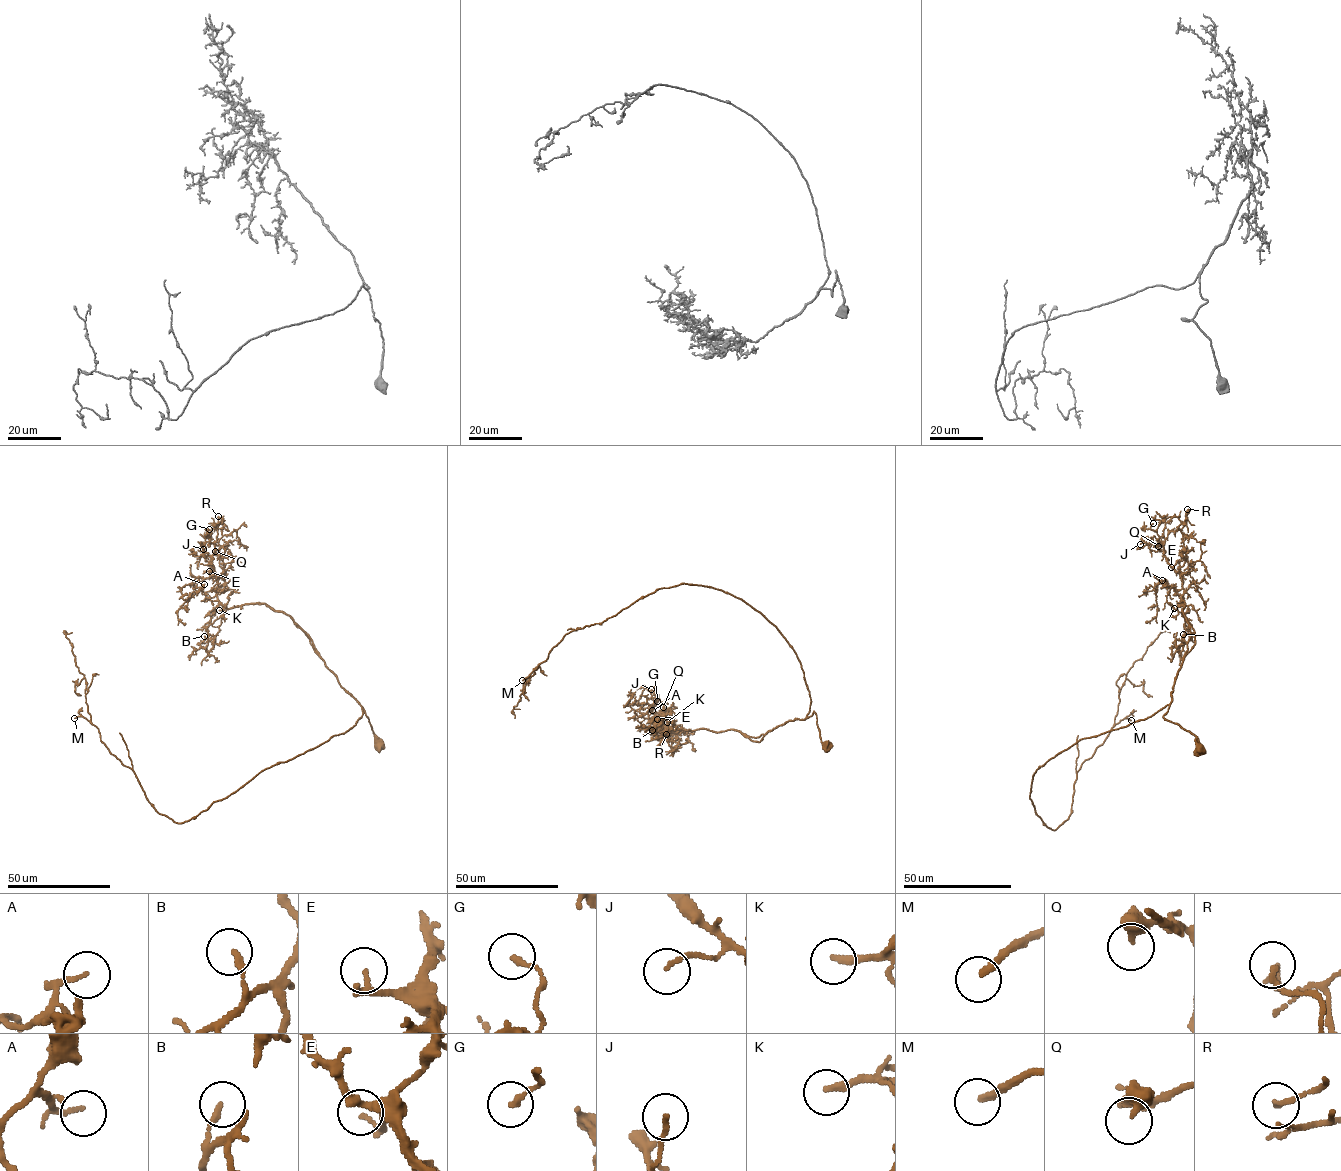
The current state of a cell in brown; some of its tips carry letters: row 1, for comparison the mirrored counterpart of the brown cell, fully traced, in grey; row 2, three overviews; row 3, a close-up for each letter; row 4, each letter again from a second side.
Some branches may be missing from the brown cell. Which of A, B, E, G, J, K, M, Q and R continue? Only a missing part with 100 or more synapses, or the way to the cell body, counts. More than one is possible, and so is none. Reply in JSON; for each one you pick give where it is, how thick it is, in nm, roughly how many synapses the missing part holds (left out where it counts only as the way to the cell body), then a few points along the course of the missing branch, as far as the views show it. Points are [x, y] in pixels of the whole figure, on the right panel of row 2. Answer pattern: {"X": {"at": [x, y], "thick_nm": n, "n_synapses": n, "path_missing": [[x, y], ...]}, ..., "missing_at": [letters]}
{"E": {"at": [1171, 567], "thick_nm": 190, "n_synapses": 170, "path_missing": [[1171, 567], [1145, 571], [1125, 563], [1124, 573]]}, "K": {"at": [1174, 608], "thick_nm": 240, "n_synapses": 300, "path_missing": [[1174, 608], [1177, 607], [1179, 611], [1163, 655], [1152, 663], [1147, 662], [1147, 651], [1141, 642], [1140, 644]]}, "M": {"at": [1131, 720], "thick_nm": 220, "n_synapses": 130, "path_missing": [[1131, 720], [1142, 725], [1149, 721], [1149, 707], [1162, 698], [1173, 682], [1174, 670], [1186, 659]]}, "missing_at": ["E", "K", "M"]}

